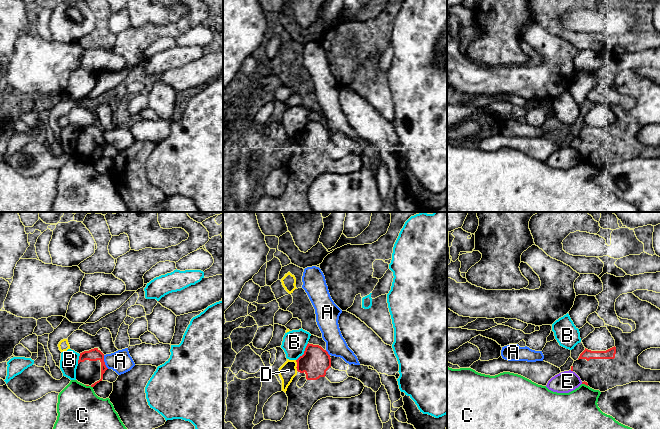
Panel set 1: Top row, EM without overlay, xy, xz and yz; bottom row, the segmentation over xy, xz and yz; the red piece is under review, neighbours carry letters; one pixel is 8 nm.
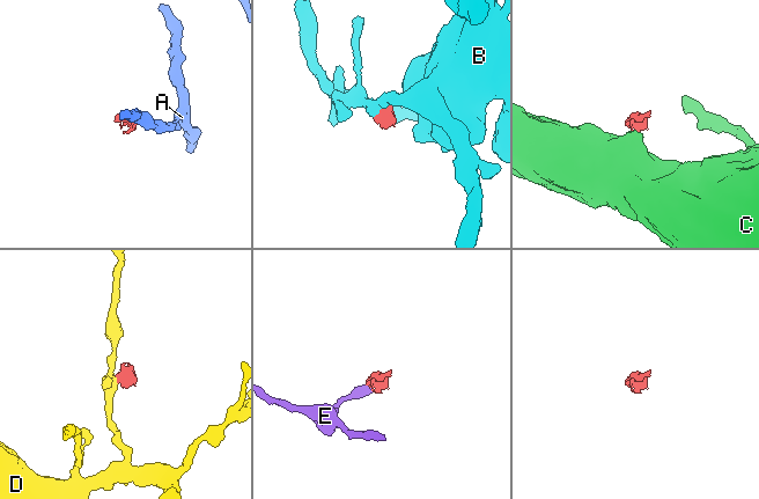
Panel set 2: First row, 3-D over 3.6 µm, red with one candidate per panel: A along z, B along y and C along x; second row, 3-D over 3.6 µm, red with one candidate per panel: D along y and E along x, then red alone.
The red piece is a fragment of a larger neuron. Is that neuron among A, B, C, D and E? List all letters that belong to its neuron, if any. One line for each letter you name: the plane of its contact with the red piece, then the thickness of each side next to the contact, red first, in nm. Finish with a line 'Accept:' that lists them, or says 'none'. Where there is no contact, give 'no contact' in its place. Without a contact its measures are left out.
Accept: none

